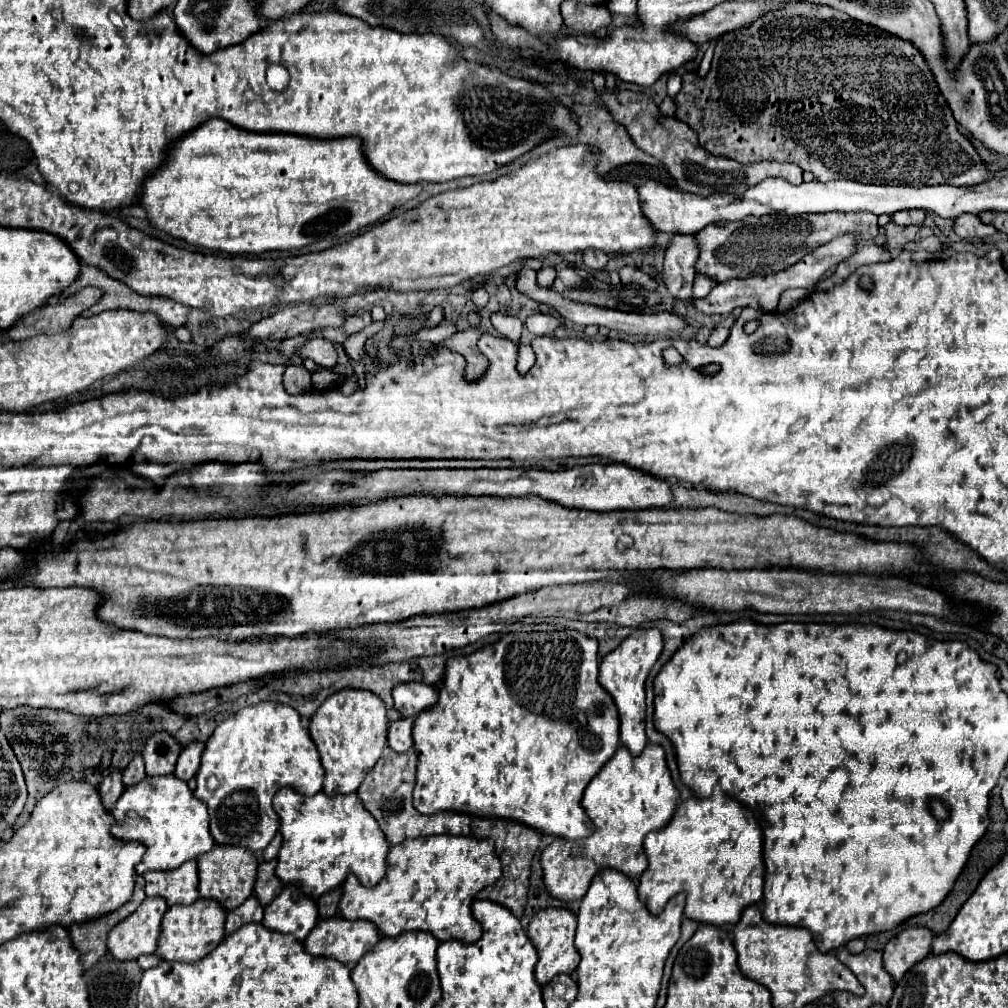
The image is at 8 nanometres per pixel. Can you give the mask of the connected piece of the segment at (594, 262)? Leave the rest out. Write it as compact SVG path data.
M583 250L581 256L583 256L583 262L593 270L601 270L609 260L609 256L605 252L599 252L599 250Z

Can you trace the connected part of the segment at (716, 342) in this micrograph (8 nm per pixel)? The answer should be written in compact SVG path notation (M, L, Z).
M717 326L713 332L711 332L711 336L709 336L709 340L707 340L707 344L709 346L721 346L725 340L727 340L727 336L729 336L729 330L727 328L723 328L723 326Z

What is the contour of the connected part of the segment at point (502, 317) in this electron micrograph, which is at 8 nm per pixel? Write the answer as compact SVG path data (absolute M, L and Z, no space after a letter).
M497 312L497 314L491 316L491 320L493 320L493 326L501 335L514 343L519 341L523 330L523 323L519 318Z

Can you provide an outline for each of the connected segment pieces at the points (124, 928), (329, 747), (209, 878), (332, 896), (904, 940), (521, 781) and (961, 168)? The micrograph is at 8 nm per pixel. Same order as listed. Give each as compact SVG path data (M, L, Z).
M145 898L145 902L107 936L109 954L117 960L137 960L157 950L161 918L167 912L163 898Z
M339 690L317 708L309 722L309 734L321 754L321 764L325 768L323 792L327 796L351 794L359 788L387 744L387 728L385 704L367 690Z
M215 846L211 852L203 854L197 860L199 864L199 896L217 900L225 910L233 910L253 894L257 858L251 850L233 848L233 846Z
M335 888L327 894L323 894L321 898L315 900L317 910L319 910L319 918L333 918L337 916L337 908L339 908L339 898L341 898L341 888Z
M905 928L893 940L887 942L883 950L885 970L893 976L893 980L901 980L903 974L929 956L931 952L933 932L927 928Z
M561 630L561 632L515 632L505 634L499 642L485 646L469 656L455 656L447 662L445 682L439 692L439 702L421 712L415 718L413 724L413 740L415 740L415 752L419 756L417 762L417 782L413 790L413 806L421 814L435 814L435 812L459 812L459 814L471 814L481 818L511 818L519 824L525 824L537 832L567 838L567 840L579 840L593 834L595 826L587 818L585 810L581 808L581 796L585 786L591 782L591 778L601 770L601 766L615 754L619 746L619 718L617 718L617 706L613 698L607 694L607 690L601 688L597 682L599 678L599 652L597 652L597 640L587 638L581 632L575 630Z
M791 4L773 14L765 14L749 28L741 28L741 30L723 34L721 38L717 38L715 54L713 54L713 62L711 62L711 70L709 70L707 78L703 80L691 72L685 74L683 88L673 98L673 102L677 106L675 118L685 122L697 134L699 146L703 146L713 156L731 158L731 160L737 160L743 164L753 164L753 162L761 162L761 160L793 162L801 170L813 172L813 176L821 182L843 178L843 180L855 180L855 182L865 182L865 184L883 184L883 186L885 184L887 186L937 186L937 184L975 186L979 182L985 182L991 176L987 166L981 164L981 158L979 158L977 150L973 148L973 144L969 142L969 138L959 132L959 126L951 114L951 108L945 102L945 98L941 96L941 92L937 90L933 74L931 74L925 58L921 56L921 52L913 44L909 44L889 32L883 32L875 26L847 18L847 14L827 8L827 6L811 6L811 4L795 6L795 4Z

